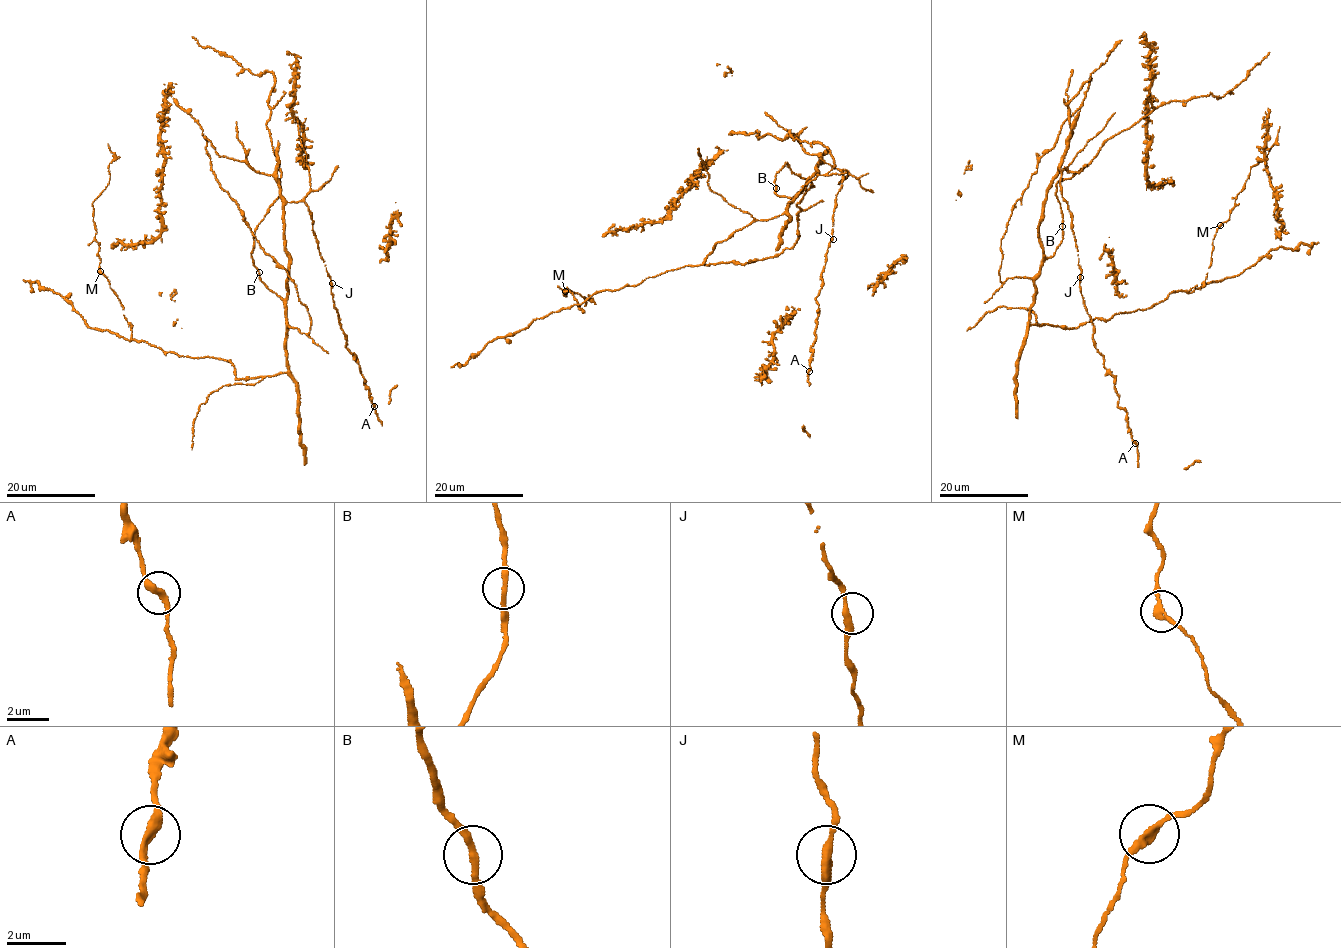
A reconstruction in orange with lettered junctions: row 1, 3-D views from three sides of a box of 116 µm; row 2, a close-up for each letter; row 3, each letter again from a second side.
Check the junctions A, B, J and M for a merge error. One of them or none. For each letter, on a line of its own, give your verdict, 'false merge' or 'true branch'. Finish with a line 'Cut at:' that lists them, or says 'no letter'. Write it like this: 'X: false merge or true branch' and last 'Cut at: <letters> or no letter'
A: true branch
B: true branch
J: true branch
M: true branch
Cut at: no letter

